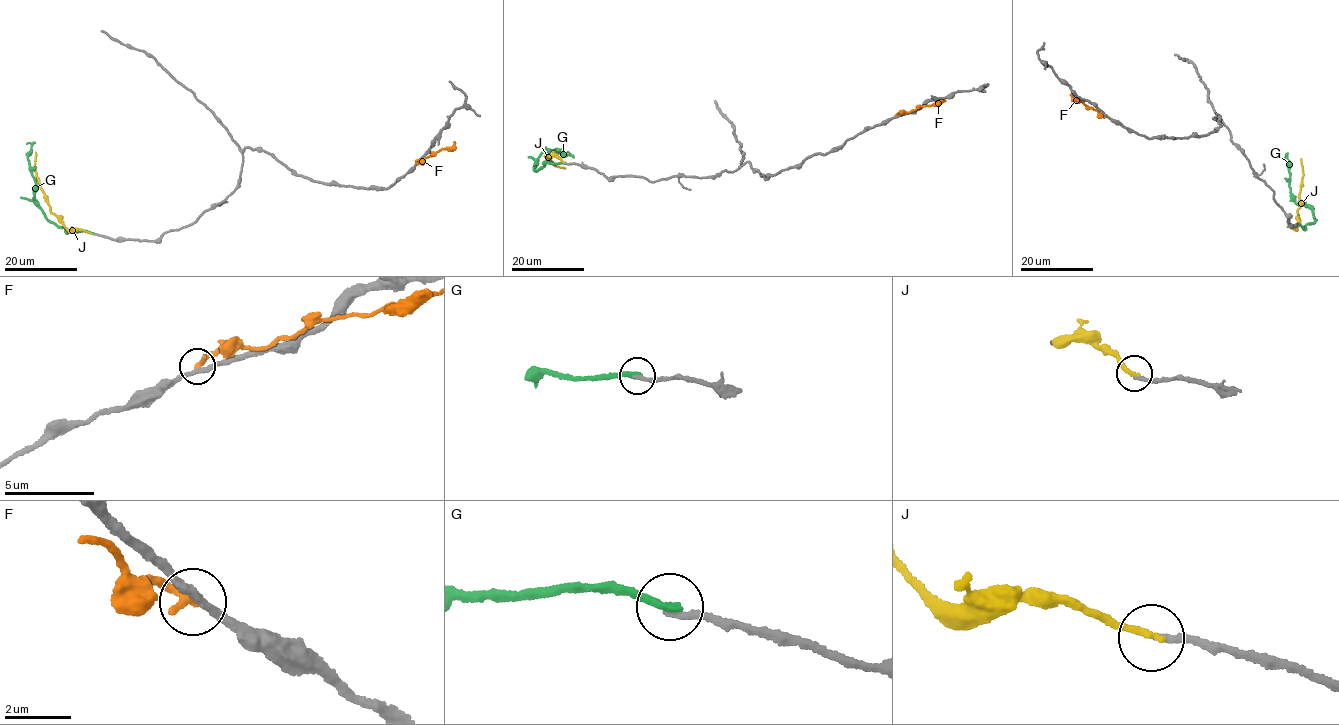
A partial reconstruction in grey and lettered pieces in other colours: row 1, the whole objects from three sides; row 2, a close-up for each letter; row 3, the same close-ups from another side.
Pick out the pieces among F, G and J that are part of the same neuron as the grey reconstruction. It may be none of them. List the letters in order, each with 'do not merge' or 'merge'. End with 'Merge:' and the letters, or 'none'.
F: do not merge
G: do not merge
J: merge
Merge: J

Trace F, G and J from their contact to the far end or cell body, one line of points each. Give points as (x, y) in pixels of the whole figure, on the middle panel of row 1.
F: (895, 116), (945, 100)
G: (565, 163), (545, 163), (536, 171), (533, 168), (543, 152), (553, 149), (570, 155), (567, 151)
J: (564, 162), (556, 156), (548, 158), (545, 155), (554, 165), (566, 168)

